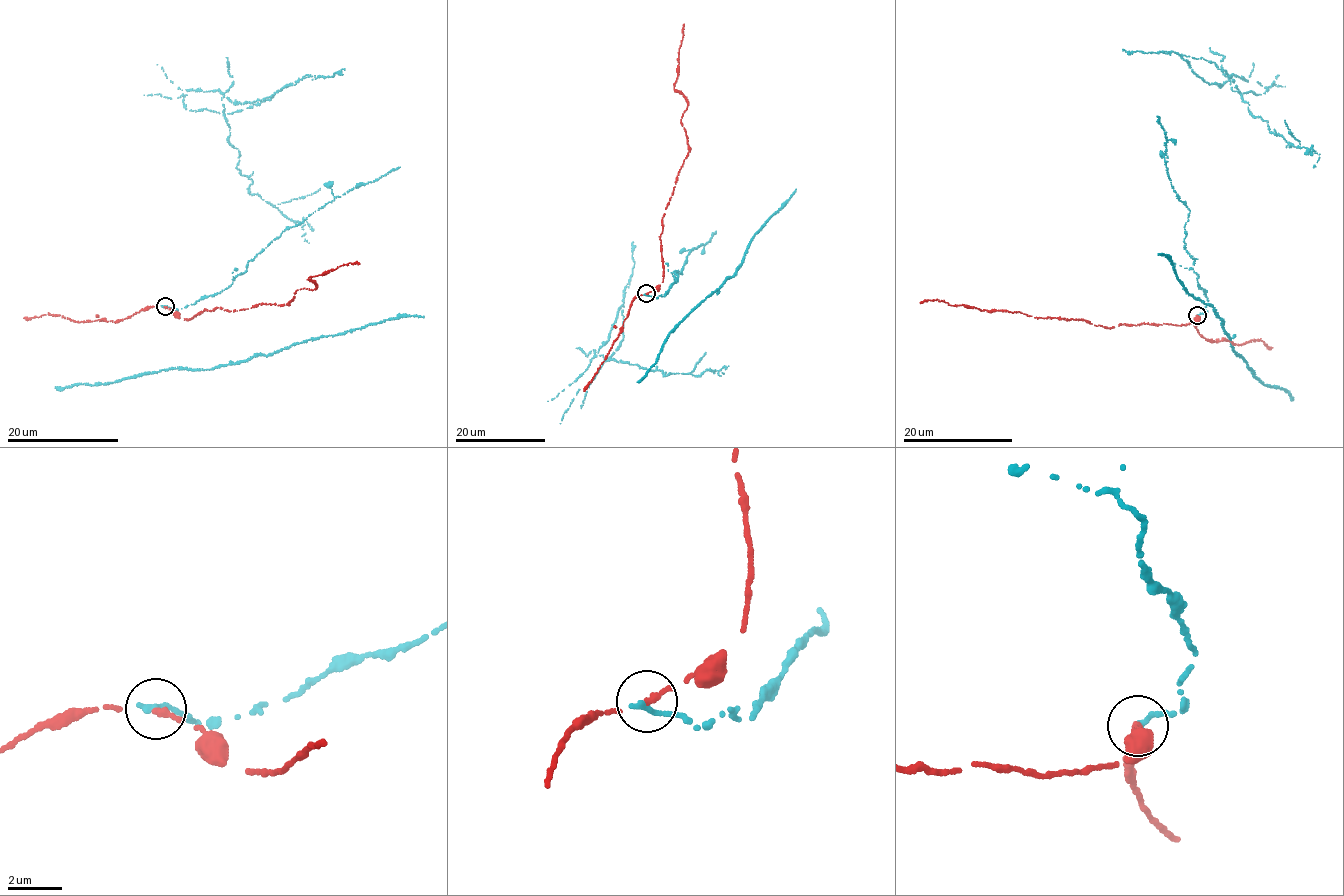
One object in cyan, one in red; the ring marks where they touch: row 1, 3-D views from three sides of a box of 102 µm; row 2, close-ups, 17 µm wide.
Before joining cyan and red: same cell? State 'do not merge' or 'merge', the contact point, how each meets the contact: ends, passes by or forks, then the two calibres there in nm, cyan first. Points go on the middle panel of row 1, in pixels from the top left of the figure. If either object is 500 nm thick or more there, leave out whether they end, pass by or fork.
do not merge | (646, 293) | cyan ends | red ends | 280/240 nm

